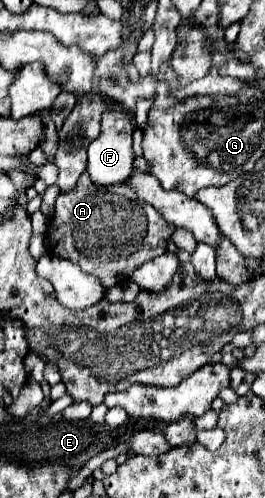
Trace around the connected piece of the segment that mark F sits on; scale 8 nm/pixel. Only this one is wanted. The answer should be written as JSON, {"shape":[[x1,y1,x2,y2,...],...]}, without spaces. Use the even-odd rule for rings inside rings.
{"shape":[[109,108,101,116,101,132,97,138,91,140,89,144,89,160,87,160,87,172,91,182,95,184,117,184,125,182,129,174,133,172,133,148,131,148,131,134,133,134,133,124,131,118,115,108]]}

